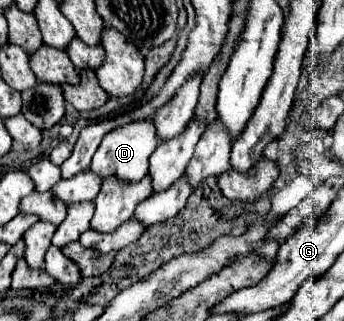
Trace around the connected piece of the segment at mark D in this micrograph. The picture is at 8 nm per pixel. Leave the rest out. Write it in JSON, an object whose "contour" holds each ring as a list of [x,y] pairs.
{"contour":[[[153,119],[127,123],[123,127],[117,127],[117,129],[109,131],[103,137],[99,149],[93,155],[93,161],[91,161],[89,169],[99,173],[103,179],[111,177],[111,175],[117,175],[123,181],[139,181],[139,177],[143,177],[149,171],[149,155],[155,151],[157,145],[159,145],[159,137],[157,137]]]}

